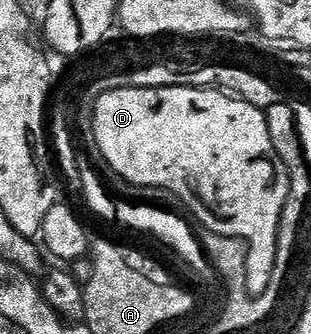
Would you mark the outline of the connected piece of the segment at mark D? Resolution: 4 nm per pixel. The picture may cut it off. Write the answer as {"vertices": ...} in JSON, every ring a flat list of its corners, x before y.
{"vertices":[[174,85,168,89,117,89,102,95,96,102,95,135,100,158,107,160,106,168,117,177,123,177,132,185,149,188,164,188,179,201,185,202,187,212,204,229,217,235,249,239,260,245,267,253,275,246,277,227,281,223,281,215,285,211,285,203,289,195,289,179,277,151,273,151,273,139,269,139,267,114,262,109,253,107,248,101,239,100,238,96,228,95,215,87,196,89,189,85]]}

